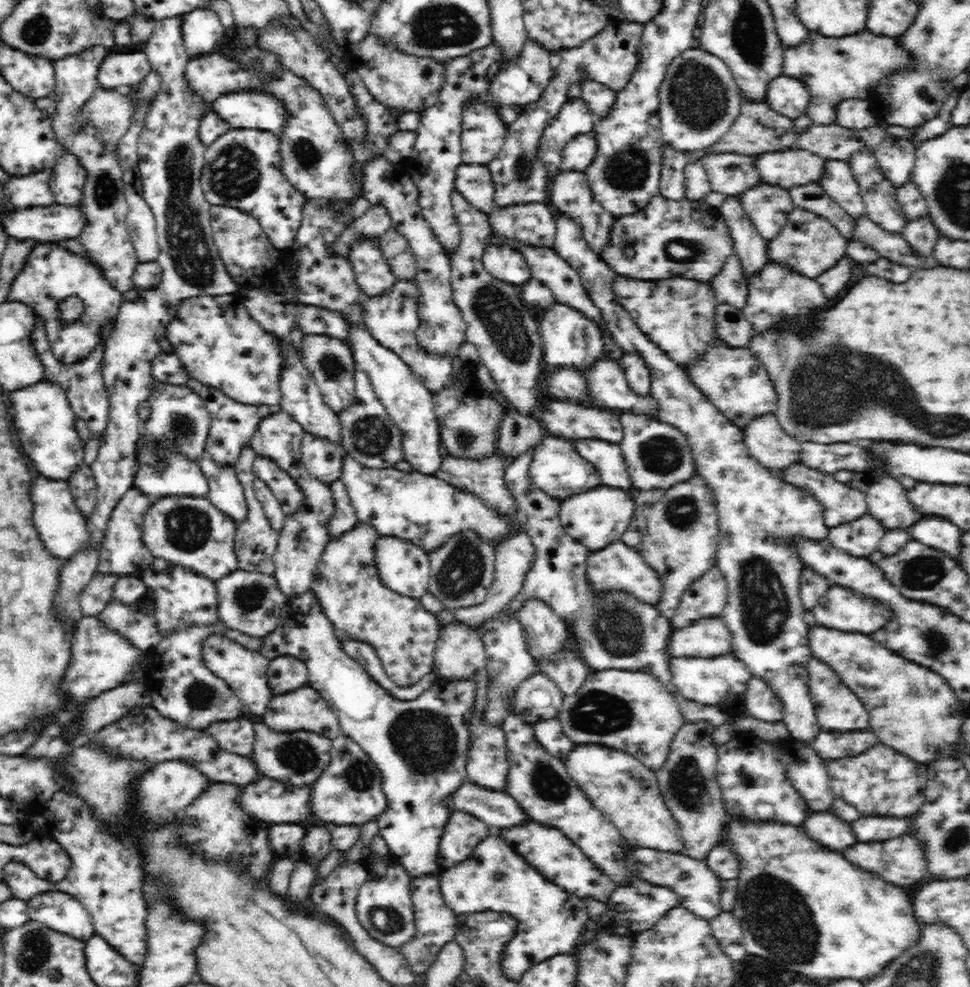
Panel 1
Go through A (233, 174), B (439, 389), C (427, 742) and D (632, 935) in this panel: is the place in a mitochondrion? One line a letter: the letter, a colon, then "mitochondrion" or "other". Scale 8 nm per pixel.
A: mitochondrion
B: other
C: mitochondrion
D: other

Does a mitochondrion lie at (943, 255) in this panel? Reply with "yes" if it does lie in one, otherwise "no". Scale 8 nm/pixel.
no

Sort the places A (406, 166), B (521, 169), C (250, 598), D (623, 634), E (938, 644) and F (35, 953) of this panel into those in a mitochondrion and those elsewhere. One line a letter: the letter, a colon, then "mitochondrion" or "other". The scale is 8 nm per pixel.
A: other
B: mitochondrion
C: mitochondrion
D: mitochondrion
E: mitochondrion
F: mitochondrion

